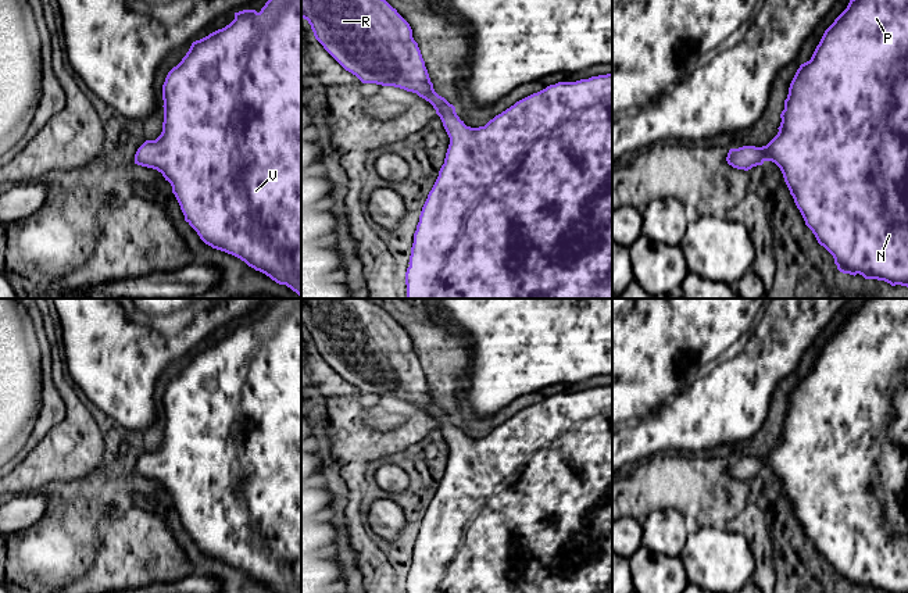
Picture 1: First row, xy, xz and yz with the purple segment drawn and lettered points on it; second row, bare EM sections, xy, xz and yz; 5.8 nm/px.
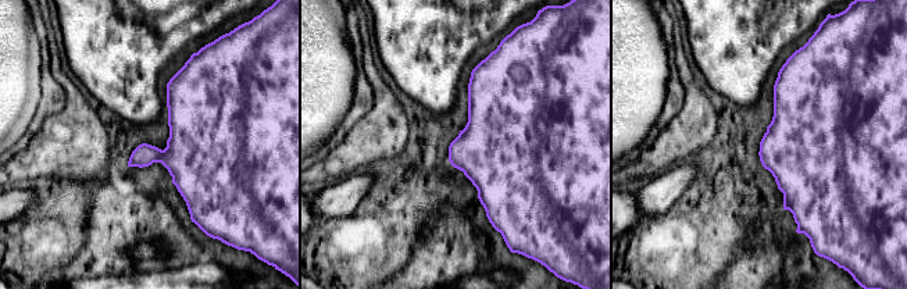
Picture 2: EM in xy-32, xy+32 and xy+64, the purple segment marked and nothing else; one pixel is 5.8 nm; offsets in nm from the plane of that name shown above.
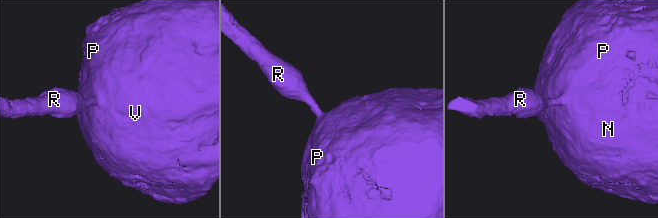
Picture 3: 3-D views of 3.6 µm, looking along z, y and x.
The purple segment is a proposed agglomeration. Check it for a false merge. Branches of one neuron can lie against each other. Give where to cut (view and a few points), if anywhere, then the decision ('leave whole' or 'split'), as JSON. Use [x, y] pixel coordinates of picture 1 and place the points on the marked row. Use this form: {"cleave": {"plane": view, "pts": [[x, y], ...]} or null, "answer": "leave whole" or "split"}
{"cleave": null, "answer": "leave whole"}

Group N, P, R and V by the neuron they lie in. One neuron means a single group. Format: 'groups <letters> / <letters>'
groups N P R V

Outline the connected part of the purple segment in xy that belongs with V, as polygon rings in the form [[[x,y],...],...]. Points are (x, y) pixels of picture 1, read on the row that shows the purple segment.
[[[268,0],[260,12],[243,10],[222,29],[192,43],[182,61],[162,85],[164,122],[155,140],[146,140],[135,154],[135,164],[157,169],[172,186],[185,221],[212,249],[232,254],[249,267],[286,285],[301,299],[301,0]]]

